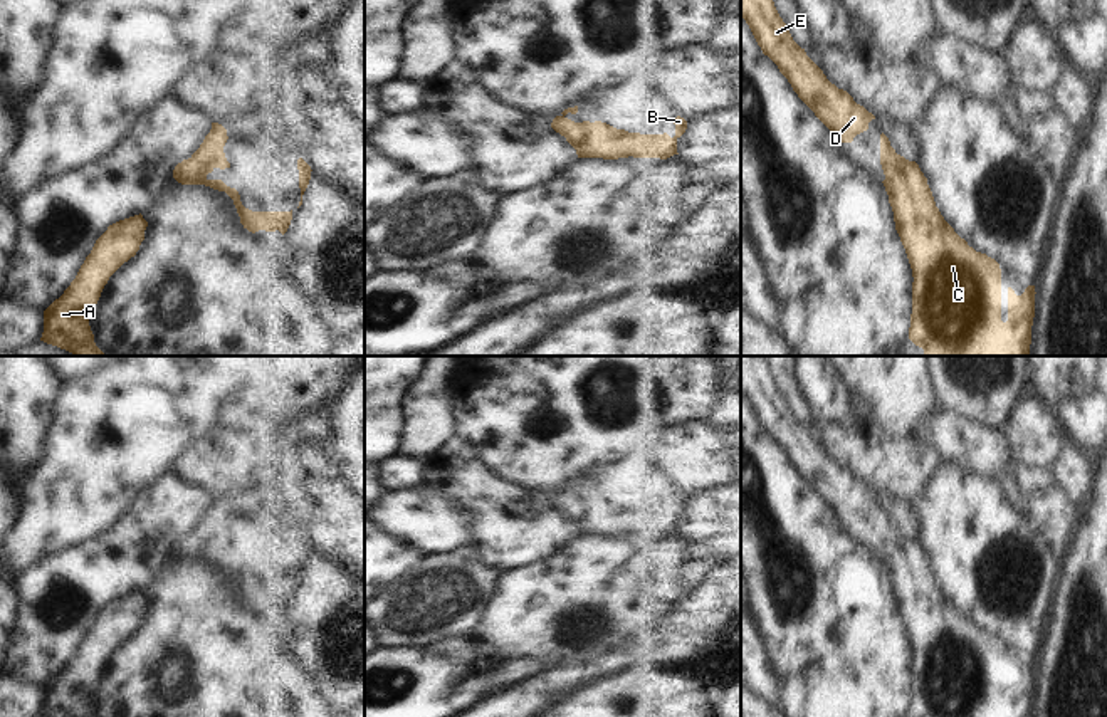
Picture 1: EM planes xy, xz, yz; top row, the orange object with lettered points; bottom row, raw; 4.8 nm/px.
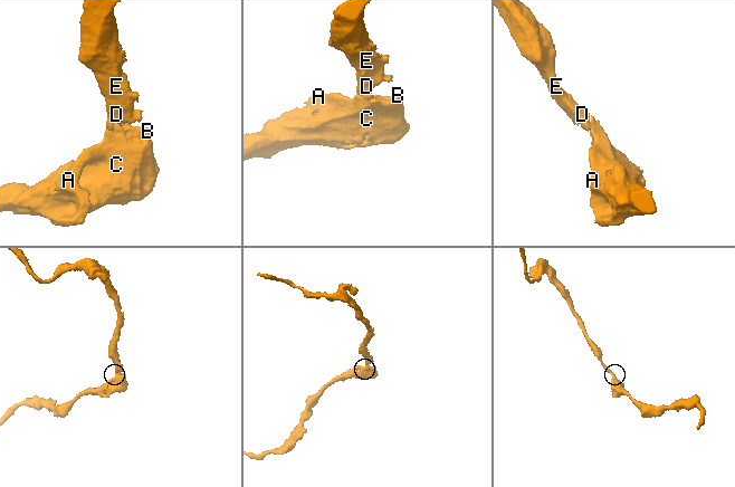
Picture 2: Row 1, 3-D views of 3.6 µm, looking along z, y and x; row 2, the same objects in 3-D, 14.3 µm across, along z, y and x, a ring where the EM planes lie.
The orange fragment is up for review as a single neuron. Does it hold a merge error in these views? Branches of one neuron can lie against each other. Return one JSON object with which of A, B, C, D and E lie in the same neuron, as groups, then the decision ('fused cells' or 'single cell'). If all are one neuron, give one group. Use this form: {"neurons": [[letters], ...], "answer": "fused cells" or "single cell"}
{"neurons": [["A", "B", "C", "D", "E"]], "answer": "single cell"}

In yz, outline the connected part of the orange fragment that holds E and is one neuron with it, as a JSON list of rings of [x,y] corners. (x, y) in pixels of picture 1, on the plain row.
[[[741,356],[741,393],[763,430],[788,455],[798,474],[833,509],[838,521],[852,519],[875,495],[853,474],[832,460],[823,447],[791,413],[779,393],[764,356]]]

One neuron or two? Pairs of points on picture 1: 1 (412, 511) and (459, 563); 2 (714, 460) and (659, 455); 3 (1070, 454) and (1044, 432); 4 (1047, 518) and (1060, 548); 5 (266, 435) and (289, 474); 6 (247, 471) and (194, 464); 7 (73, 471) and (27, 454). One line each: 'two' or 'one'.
1: two
2: one
3: two
4: one
5: two
6: one
7: two

